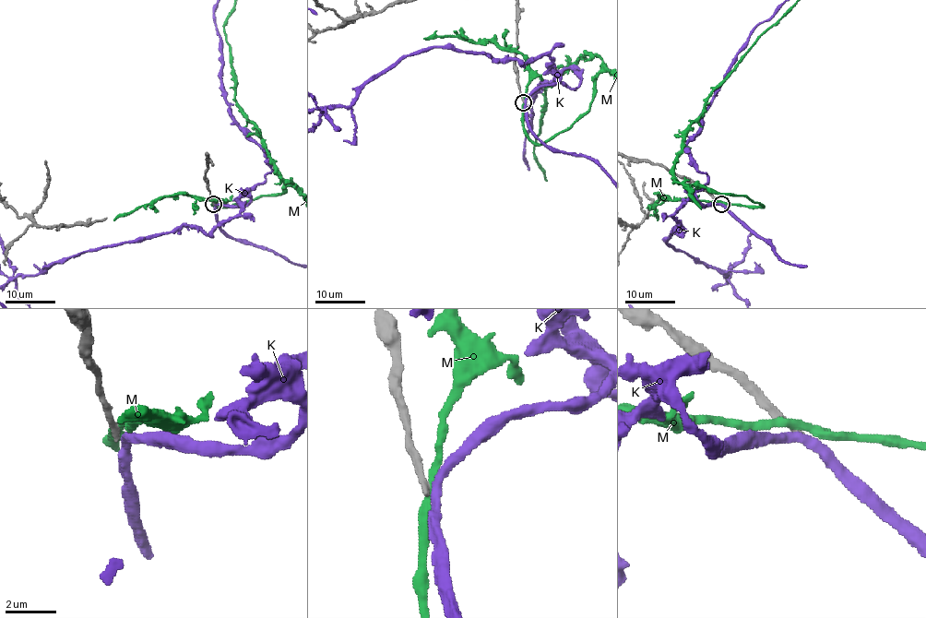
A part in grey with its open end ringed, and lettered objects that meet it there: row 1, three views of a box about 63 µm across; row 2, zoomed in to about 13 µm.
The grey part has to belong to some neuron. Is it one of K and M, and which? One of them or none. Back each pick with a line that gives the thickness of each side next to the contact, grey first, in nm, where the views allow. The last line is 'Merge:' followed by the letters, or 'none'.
Merge: none

